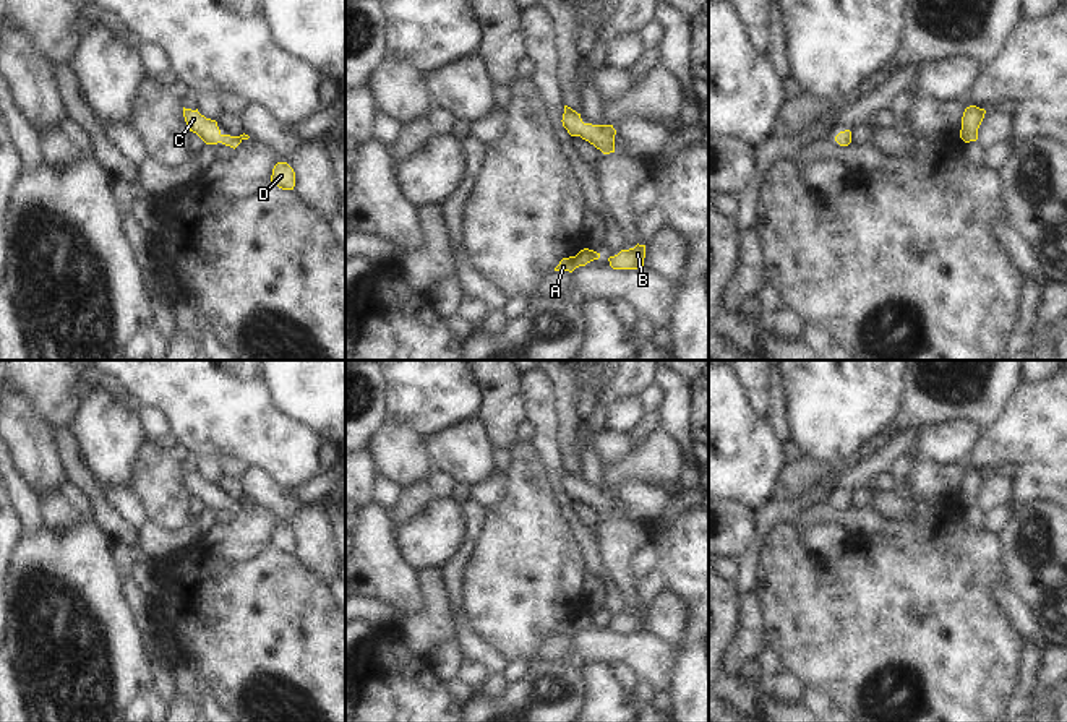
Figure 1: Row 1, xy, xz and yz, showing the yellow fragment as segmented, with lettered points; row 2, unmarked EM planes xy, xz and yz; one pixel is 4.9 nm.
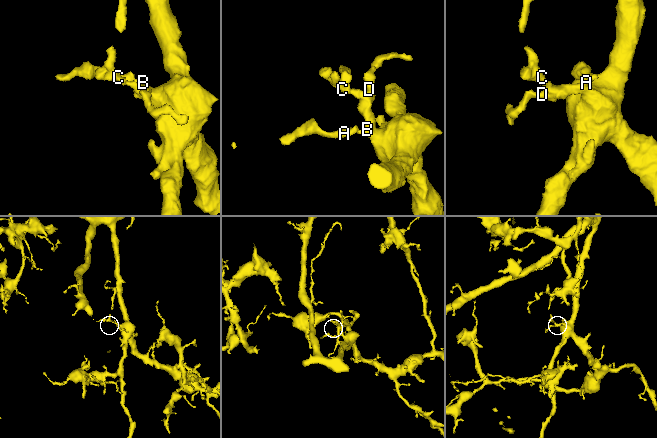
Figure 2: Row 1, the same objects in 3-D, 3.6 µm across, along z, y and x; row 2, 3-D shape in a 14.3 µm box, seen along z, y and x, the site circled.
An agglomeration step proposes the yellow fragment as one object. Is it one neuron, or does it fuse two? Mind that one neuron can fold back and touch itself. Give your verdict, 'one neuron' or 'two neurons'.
one neuron

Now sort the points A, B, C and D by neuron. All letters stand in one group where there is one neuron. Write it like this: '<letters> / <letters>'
A B C D

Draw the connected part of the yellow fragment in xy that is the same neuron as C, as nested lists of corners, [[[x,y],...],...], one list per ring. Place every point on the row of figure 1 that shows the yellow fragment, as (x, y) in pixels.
[[[183,107],[183,117],[190,131],[196,133],[206,144],[222,143],[235,149],[243,140],[250,138],[245,133],[240,136],[222,135],[217,122],[201,115],[198,109],[191,110]]]

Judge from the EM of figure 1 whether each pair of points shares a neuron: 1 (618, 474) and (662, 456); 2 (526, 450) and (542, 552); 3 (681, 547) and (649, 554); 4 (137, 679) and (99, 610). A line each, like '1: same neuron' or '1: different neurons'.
1: same neuron
2: same neuron
3: different neurons
4: same neuron

